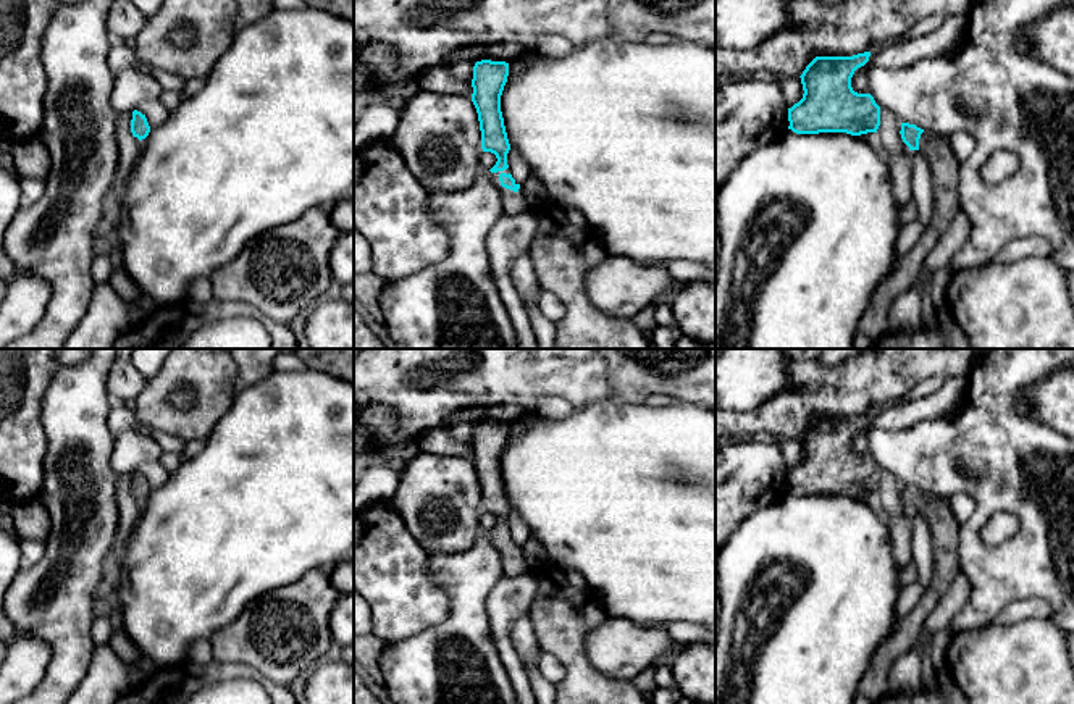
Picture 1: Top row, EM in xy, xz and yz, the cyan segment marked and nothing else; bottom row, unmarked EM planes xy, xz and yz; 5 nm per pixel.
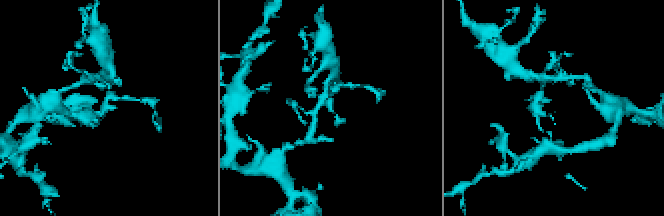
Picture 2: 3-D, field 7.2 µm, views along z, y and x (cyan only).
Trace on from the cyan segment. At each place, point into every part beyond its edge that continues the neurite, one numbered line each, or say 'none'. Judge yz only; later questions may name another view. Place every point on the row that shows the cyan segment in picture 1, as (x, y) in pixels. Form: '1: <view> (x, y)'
1: yz (943, 165)

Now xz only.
1: xz (512, 202)

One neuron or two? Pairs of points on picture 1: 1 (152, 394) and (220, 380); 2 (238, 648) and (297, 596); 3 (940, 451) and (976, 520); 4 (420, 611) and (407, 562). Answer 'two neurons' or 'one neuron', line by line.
1: one neuron
2: one neuron
3: one neuron
4: one neuron

